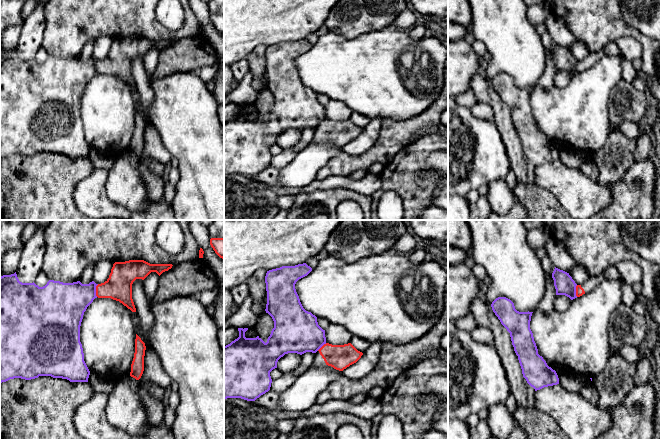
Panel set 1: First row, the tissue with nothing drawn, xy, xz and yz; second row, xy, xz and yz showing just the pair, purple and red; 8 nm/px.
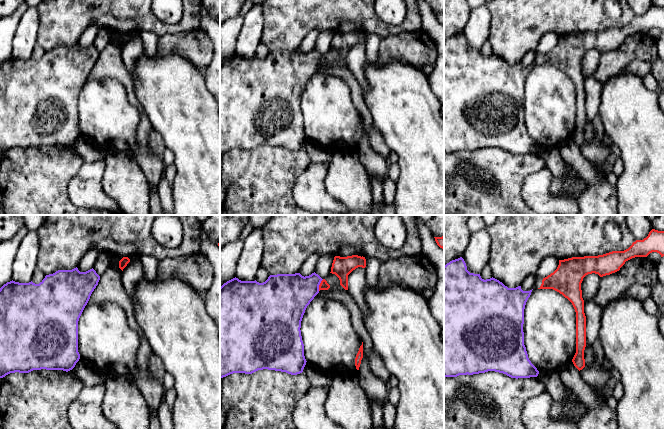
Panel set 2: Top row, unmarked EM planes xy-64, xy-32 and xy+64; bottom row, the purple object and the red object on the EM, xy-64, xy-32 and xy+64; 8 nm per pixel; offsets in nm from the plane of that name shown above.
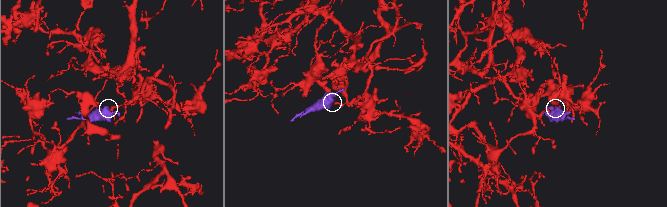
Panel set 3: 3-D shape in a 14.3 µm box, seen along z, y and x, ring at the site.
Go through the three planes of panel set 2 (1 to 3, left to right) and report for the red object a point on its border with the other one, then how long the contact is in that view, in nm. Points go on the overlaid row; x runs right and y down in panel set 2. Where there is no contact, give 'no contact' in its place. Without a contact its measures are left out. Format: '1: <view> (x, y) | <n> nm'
1: no contact
2: xy-32 (319, 284) | 100 nm
3: no contact

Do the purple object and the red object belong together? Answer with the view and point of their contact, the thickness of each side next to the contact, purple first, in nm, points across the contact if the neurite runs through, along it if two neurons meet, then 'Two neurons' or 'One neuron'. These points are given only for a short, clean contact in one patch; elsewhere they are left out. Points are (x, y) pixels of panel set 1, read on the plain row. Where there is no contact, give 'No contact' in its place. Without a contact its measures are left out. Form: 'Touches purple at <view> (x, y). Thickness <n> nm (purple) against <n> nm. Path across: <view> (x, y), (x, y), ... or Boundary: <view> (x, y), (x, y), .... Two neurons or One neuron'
Touches purple at xy (95, 66). Thickness 320 nm (purple) against 220 nm. Boundary: xy (98, 60), (96, 62), (96, 72). Two neurons

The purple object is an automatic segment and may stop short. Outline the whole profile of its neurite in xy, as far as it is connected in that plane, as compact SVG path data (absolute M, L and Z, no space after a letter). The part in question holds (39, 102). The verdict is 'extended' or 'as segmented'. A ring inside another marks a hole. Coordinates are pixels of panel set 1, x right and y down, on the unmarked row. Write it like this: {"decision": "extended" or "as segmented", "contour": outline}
{"decision": "as segmented", "contour": "M16 48L11 51L0 53L0 159L10 155L21 154L31 156L39 152L51 152L53 154L67 155L70 158L88 158L90 147L84 137L84 129L80 118L80 102L84 88L93 78L96 72L96 60L94 57L89 60L82 60L80 57L73 59L63 59L60 57L49 56L43 63L33 59L22 59L19 57Z"}

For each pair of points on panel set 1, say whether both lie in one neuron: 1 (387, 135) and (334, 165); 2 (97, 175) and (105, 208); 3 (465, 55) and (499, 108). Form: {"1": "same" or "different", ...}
{"1": "same", "2": "same", "3": "different"}

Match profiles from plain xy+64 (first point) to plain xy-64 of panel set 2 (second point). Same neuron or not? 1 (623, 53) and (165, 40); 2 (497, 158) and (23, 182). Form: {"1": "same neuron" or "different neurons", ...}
{"1": "same neuron", "2": "same neuron"}

